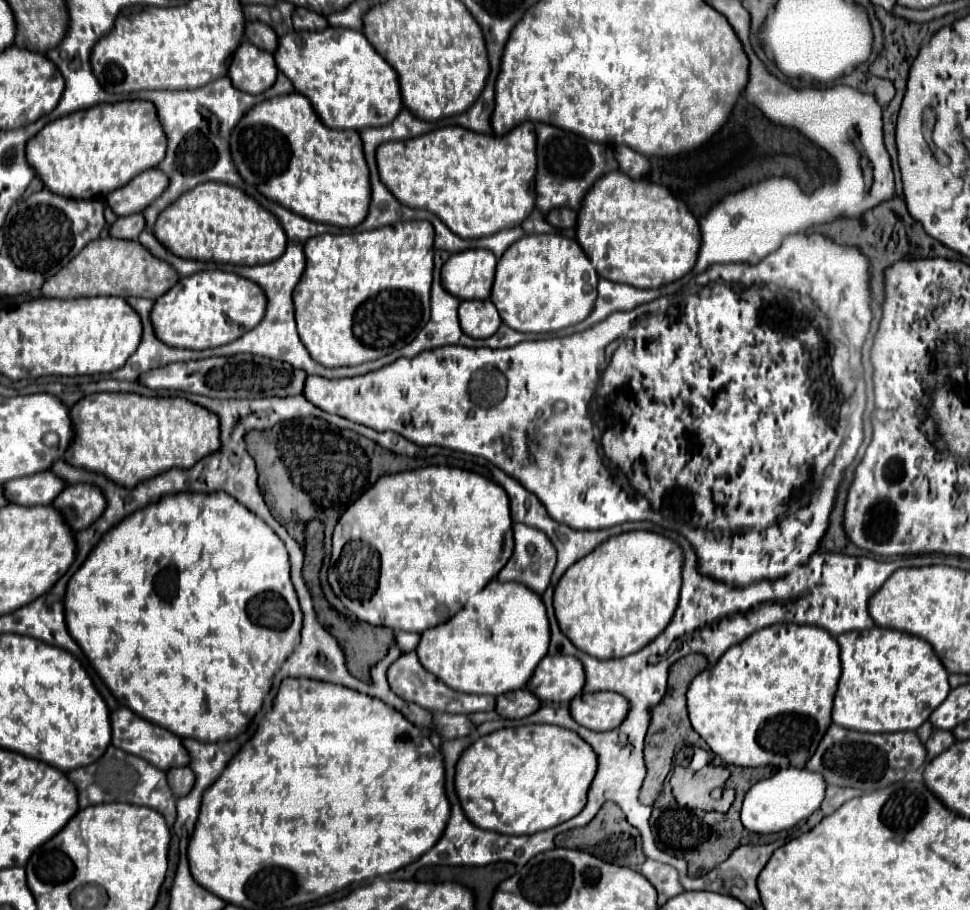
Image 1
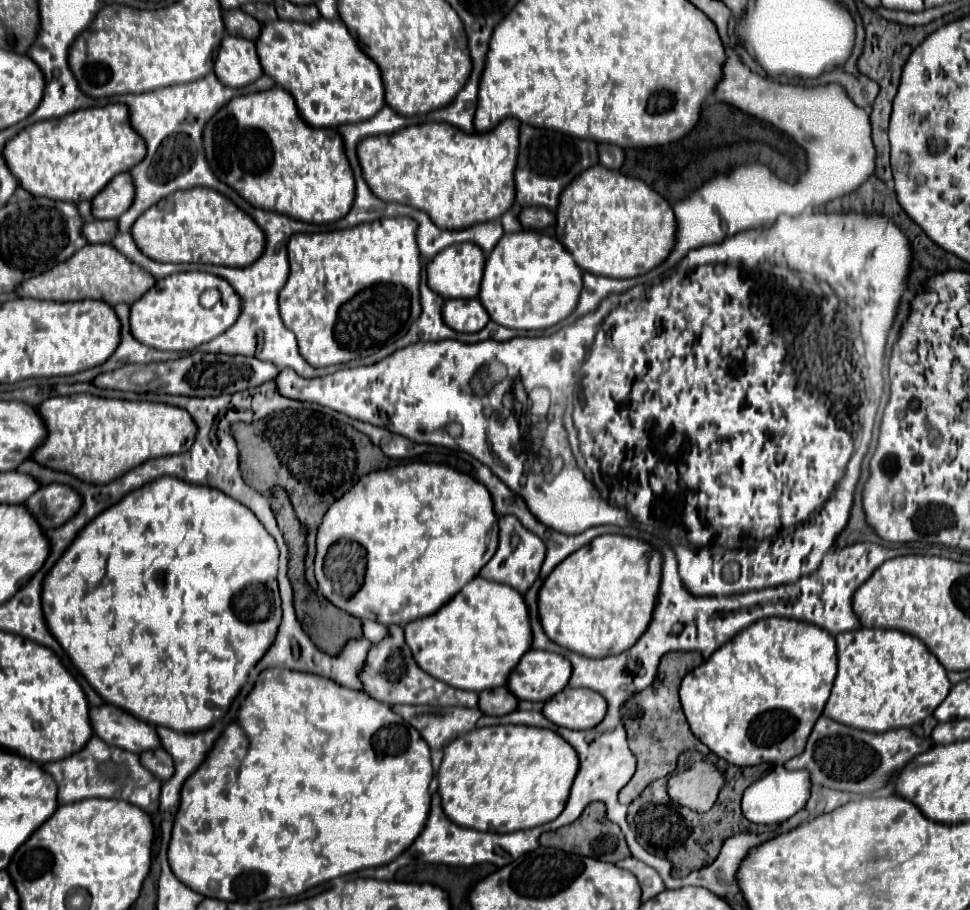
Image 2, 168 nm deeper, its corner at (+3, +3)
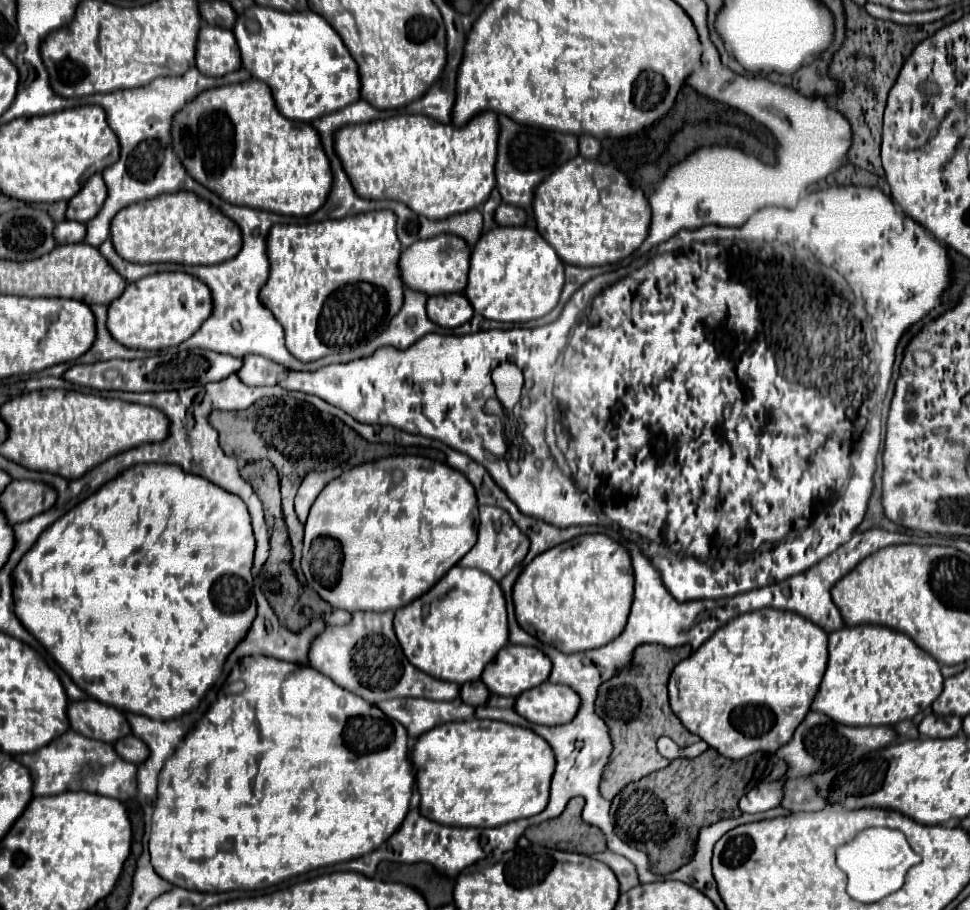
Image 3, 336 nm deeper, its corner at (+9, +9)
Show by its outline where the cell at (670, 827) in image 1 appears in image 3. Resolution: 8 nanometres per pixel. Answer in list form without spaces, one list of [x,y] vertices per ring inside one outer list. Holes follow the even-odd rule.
[[[708,748],[696,758],[674,760],[666,768],[652,772],[642,780],[630,782],[630,786],[620,790],[610,806],[614,832],[626,844],[648,854],[650,870],[654,874],[664,876],[678,870],[690,862],[694,840],[702,826],[740,814],[738,800],[744,794],[742,772],[754,772],[758,758],[758,754],[752,754],[744,760],[728,760],[714,748]]]

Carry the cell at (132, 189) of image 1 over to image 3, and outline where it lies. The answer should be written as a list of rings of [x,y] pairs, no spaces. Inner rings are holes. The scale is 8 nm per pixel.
[[[94,174],[94,178],[88,178],[86,186],[82,186],[82,190],[68,202],[66,220],[82,224],[92,220],[102,208],[104,200],[106,200],[106,184],[100,174]]]

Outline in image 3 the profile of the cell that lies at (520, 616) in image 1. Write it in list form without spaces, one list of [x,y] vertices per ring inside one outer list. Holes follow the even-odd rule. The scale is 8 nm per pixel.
[[[452,566],[426,596],[422,594],[396,612],[394,632],[416,668],[434,678],[464,684],[478,680],[490,658],[508,642],[506,602],[494,578],[482,570]]]

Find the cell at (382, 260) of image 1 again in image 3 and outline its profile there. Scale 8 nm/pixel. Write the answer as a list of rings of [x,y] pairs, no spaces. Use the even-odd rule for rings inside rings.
[[[374,210],[312,224],[274,224],[266,236],[270,276],[260,290],[260,302],[282,324],[288,352],[302,362],[312,362],[374,340],[402,308],[404,284],[398,270],[400,252],[396,216],[390,210]]]

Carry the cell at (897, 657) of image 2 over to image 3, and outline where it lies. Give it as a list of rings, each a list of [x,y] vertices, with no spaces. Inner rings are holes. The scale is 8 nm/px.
[[[852,626],[842,628],[830,634],[828,640],[828,668],[822,678],[822,684],[816,692],[816,698],[812,702],[812,710],[820,710],[828,718],[832,718],[838,724],[848,726],[894,726],[900,720],[914,718],[918,712],[924,712],[942,692],[942,674],[940,664],[926,654],[922,648],[918,648],[906,634],[890,630],[886,626]]]

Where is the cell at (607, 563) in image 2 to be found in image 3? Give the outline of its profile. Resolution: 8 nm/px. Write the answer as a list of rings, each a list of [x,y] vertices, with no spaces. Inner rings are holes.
[[[584,534],[546,550],[524,566],[512,588],[520,628],[562,652],[592,650],[612,642],[626,626],[632,594],[630,556],[604,534]]]

